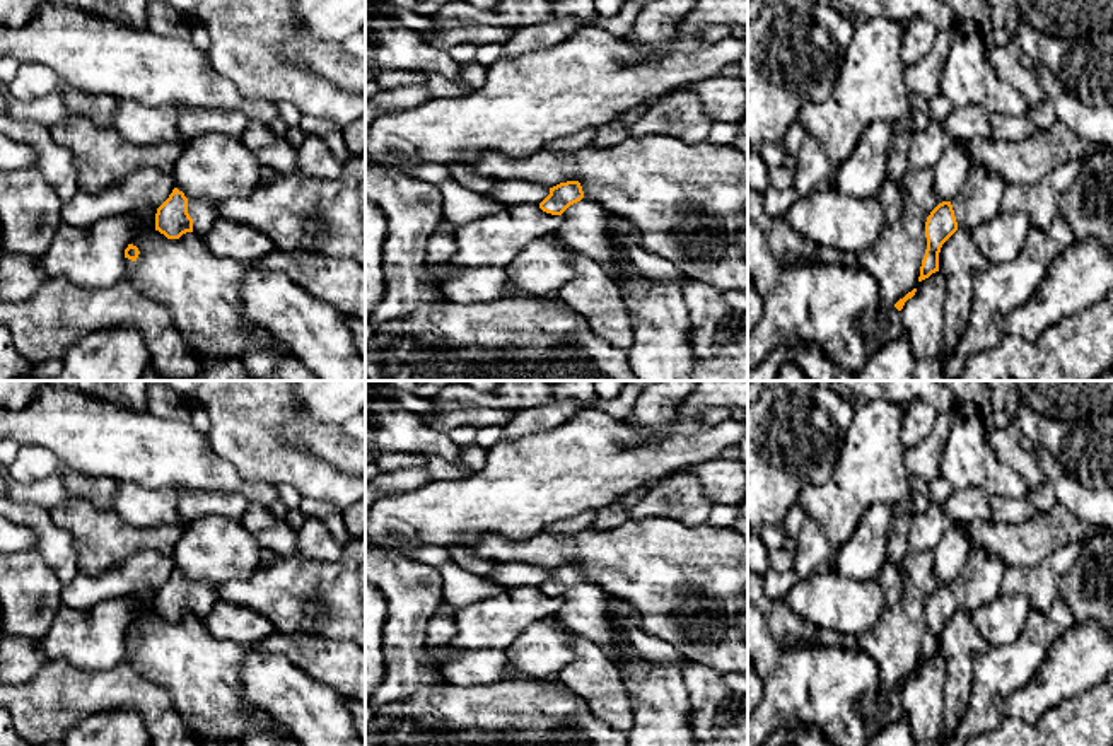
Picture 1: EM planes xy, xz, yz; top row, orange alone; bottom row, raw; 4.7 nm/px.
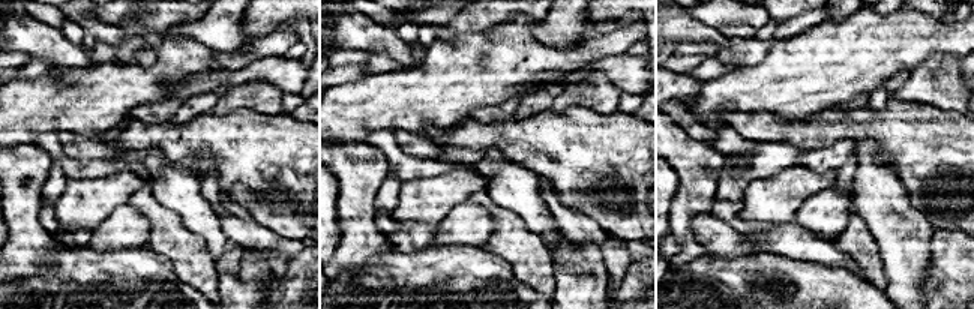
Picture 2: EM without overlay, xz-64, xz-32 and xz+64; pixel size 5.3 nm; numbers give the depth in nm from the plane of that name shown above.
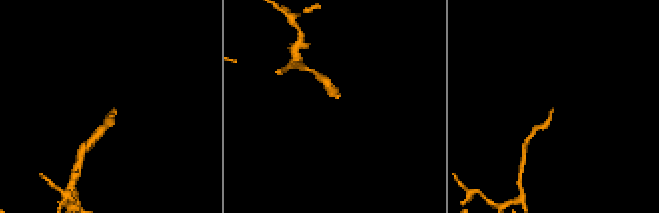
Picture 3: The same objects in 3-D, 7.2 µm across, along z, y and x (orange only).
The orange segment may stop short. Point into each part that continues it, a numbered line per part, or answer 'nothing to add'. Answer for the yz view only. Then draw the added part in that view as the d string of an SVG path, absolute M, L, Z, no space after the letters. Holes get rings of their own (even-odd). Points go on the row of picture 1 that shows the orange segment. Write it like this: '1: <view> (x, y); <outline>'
1: yz (978, 200); M971 164L964 186L951 200L958 229L975 230L1002 212L1000 200L1007 183Z

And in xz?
1: xz (584, 229); M582 198L563 213L558 236L574 253L584 254L601 265L606 275L620 280L615 266L616 251L608 234L608 212L594 200Z

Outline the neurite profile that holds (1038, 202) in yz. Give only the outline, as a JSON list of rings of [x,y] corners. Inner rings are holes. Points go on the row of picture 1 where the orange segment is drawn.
[[[1082,160],[1057,166],[1046,178],[1031,186],[1007,184],[1000,200],[1002,212],[1026,213],[1033,227],[1045,230],[1058,217],[1058,196],[1069,191],[1081,166]]]

